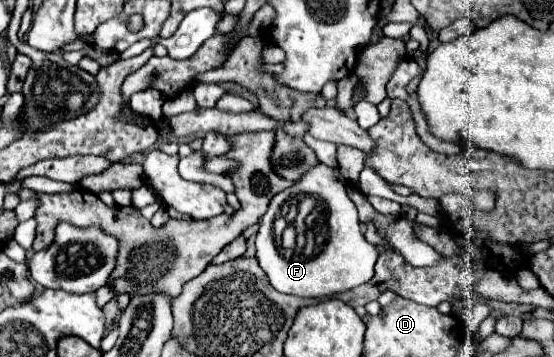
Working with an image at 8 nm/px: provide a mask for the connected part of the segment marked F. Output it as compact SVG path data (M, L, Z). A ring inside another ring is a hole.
M323 163L309 169L295 187L289 187L271 199L267 213L259 221L255 249L257 249L259 267L269 277L271 287L275 287L281 293L291 293L291 295L301 295L301 297L325 297L325 295L341 293L341 291L359 287L361 283L367 283L373 277L373 265L379 257L379 253L375 251L375 245L367 243L361 233L357 207L347 197L345 179L341 177L337 169L331 169ZM303 197L311 197L311 201L315 203L315 209L317 209L315 221L325 221L323 237L317 245L313 241L317 231L313 223L305 219L303 237L295 237L293 247L283 247L281 231L287 225L295 223L297 203L301 203Z

